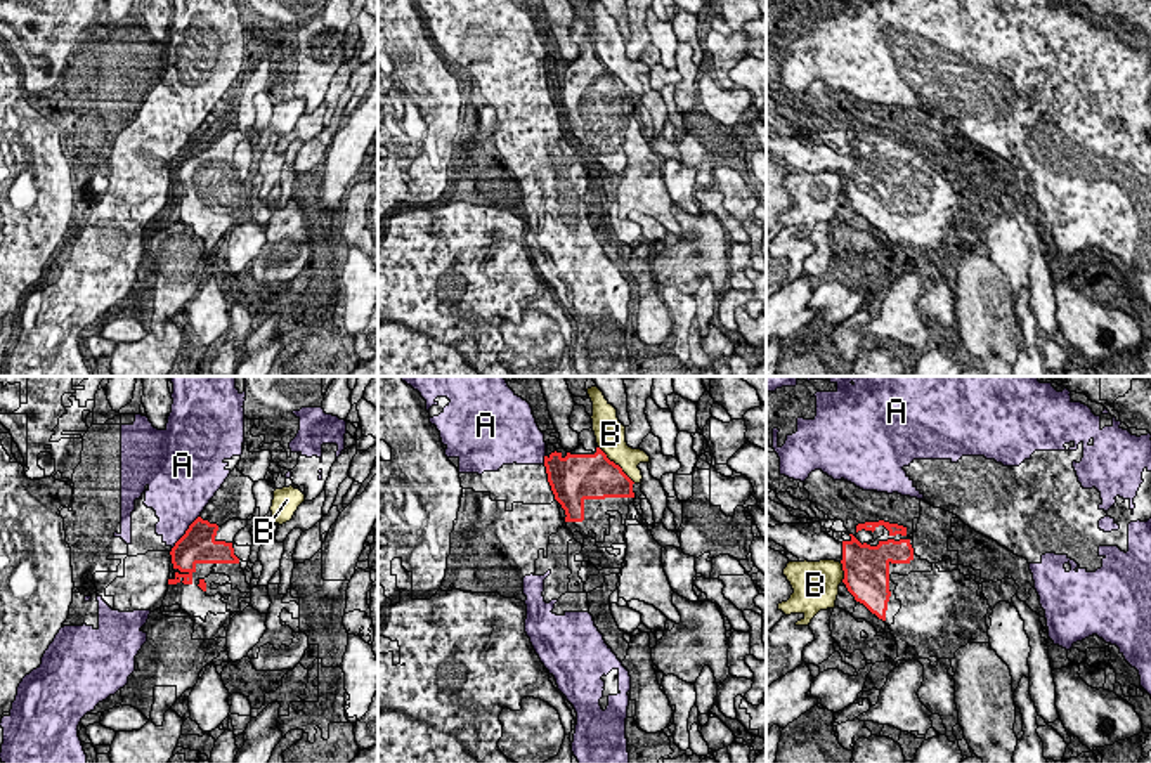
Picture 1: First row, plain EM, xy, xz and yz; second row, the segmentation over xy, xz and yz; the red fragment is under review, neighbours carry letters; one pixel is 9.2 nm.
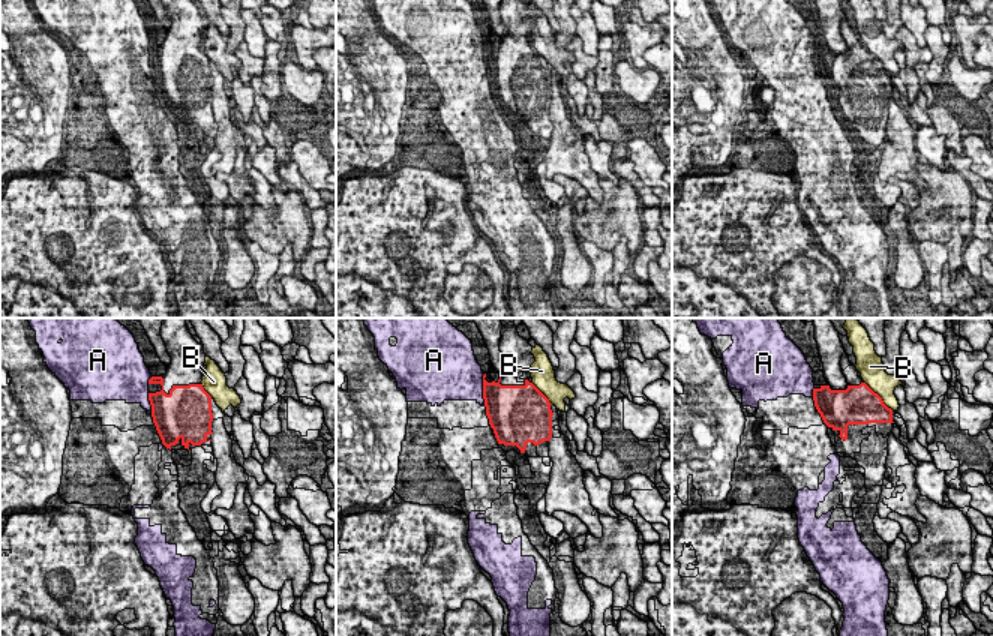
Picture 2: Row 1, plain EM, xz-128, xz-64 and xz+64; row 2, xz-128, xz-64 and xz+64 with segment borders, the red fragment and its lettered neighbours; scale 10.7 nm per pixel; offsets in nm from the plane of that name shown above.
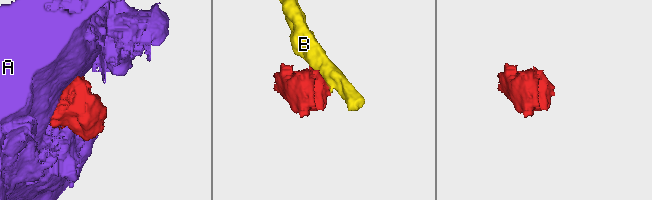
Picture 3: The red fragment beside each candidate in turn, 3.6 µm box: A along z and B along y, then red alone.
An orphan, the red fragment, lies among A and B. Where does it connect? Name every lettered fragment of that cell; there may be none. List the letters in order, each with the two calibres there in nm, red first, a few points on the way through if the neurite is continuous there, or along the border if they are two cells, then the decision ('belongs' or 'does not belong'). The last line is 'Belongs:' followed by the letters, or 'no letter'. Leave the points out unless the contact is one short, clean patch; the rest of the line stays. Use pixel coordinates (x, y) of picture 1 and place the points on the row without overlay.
A: 340/380 nm | does not belong
B: 420/280 nm | does not belong
Belongs: no letter

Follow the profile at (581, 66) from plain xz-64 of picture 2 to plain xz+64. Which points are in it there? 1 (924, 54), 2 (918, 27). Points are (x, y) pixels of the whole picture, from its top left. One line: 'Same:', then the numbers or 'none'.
Same: 1

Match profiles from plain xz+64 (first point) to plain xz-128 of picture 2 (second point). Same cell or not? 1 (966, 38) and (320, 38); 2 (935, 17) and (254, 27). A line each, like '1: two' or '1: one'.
1: one
2: two

